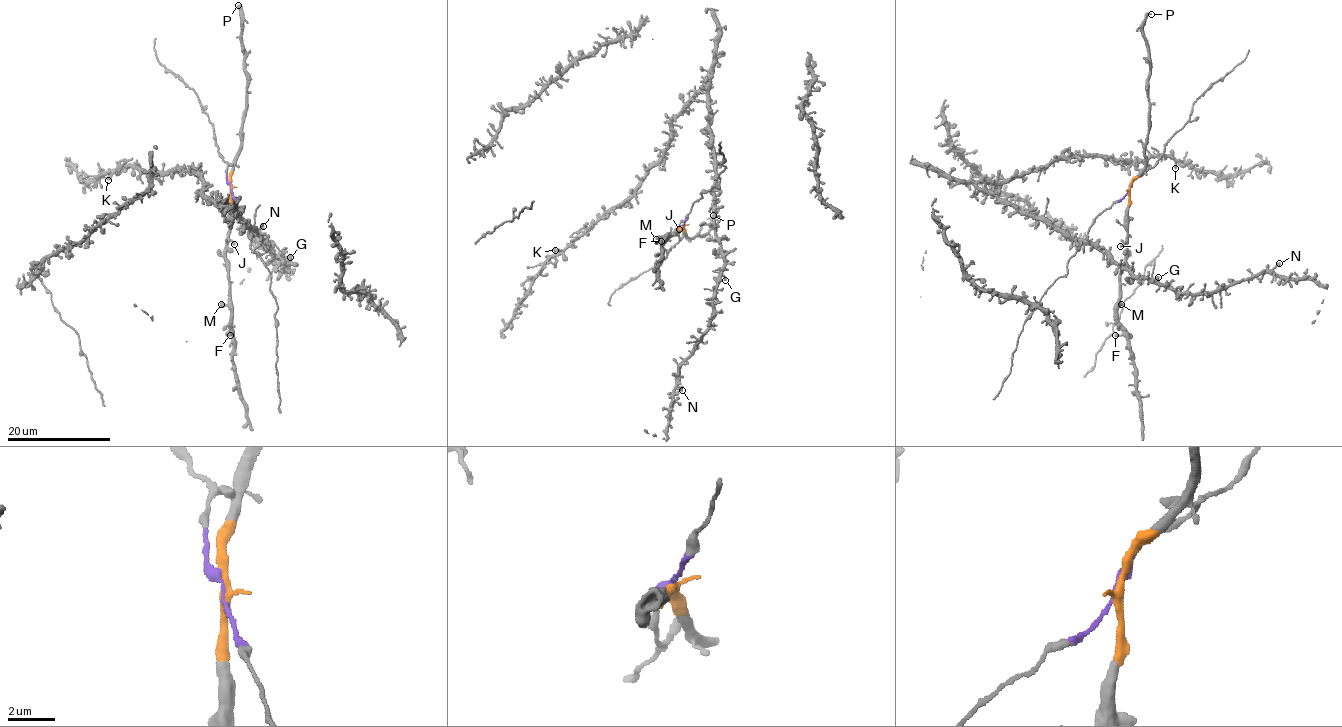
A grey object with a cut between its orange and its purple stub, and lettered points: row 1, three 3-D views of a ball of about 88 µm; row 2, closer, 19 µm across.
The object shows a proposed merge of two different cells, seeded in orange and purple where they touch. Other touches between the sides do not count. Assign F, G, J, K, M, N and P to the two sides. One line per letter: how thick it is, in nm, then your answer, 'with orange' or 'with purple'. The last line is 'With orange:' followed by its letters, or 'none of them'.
F: 320 nm | with orange
G: 260 nm | with purple
J: 220 nm | with orange
K: 280 nm | with purple
M: 500 nm | with orange
N: 320 nm | with purple
P: 180 nm | with orange
With orange: F, J, M, P

